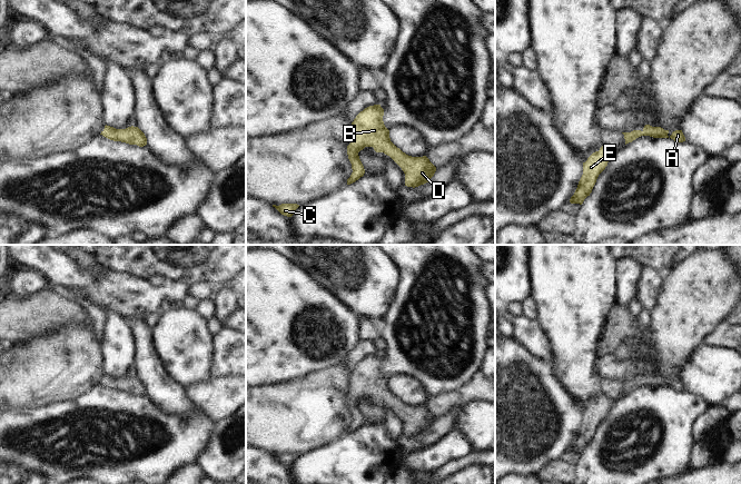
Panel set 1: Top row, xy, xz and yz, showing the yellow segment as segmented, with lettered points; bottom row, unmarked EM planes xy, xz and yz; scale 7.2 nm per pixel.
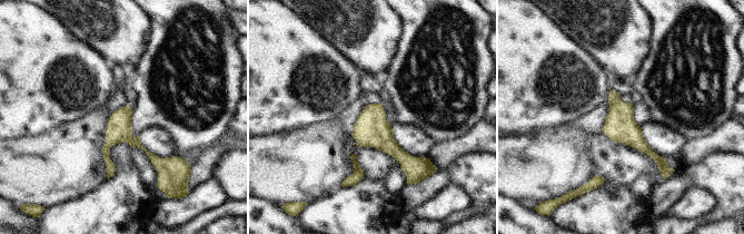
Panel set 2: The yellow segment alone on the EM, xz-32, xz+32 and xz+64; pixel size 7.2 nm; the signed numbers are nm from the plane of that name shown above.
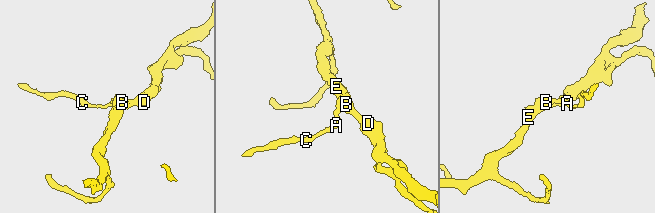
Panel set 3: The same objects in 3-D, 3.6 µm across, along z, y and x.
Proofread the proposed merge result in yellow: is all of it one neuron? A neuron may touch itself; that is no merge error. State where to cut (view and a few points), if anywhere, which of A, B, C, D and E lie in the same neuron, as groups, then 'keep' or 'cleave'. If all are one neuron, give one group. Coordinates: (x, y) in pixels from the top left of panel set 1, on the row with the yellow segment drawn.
no cut | A B C D E | keep

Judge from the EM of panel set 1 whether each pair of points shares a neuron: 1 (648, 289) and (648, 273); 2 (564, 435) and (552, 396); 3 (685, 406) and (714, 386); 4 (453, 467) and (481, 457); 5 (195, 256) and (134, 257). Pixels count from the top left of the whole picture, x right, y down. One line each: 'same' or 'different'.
1: same
2: same
3: different
4: same
5: same

